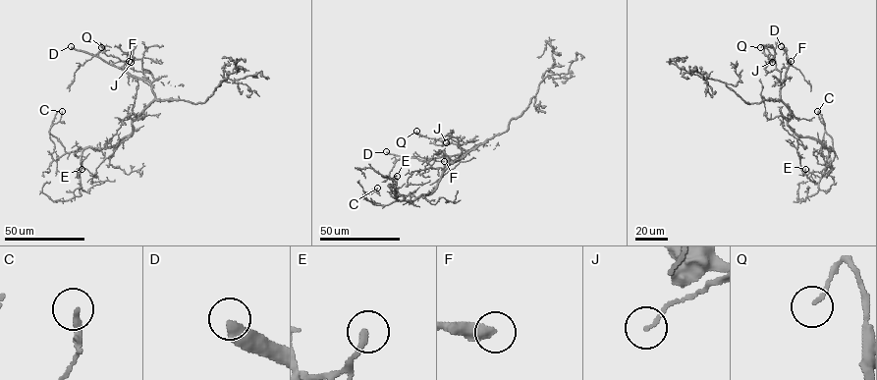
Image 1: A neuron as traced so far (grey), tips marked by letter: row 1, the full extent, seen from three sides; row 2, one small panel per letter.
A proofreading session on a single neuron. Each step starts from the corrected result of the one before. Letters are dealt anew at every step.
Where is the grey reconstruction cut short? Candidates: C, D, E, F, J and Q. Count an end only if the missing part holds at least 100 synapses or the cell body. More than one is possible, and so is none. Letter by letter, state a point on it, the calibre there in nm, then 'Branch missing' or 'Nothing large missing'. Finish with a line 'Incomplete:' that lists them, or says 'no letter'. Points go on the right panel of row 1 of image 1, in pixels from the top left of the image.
C: Place: (817, 111). Thickness 220 nm. Nothing large missing
D: Place: (781, 46). Thickness 420 nm. Branch missing
E: Place: (805, 169). Thickness 200 nm. Nothing large missing
F: Place: (791, 61). Thickness 420 nm. Nothing large missing
J: Place: (772, 62). Thickness 120 nm. Nothing large missing
Q: Place: (760, 47). Thickness 110 nm. Nothing large missing
Incomplete: D

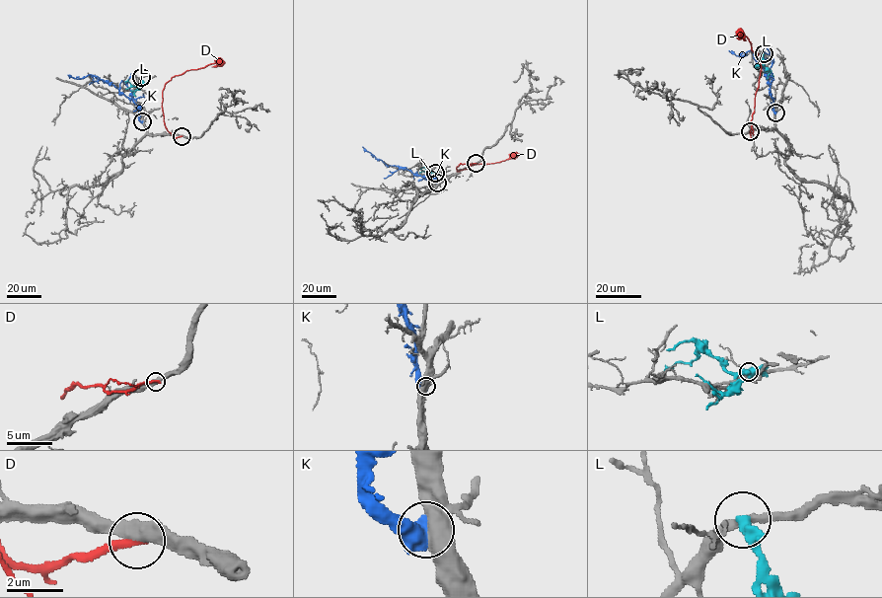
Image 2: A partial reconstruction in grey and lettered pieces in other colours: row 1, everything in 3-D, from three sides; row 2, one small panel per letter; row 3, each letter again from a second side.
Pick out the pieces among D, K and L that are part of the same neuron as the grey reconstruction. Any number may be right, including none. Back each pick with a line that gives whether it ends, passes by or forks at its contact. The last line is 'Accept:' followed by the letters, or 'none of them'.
Accept: none of them

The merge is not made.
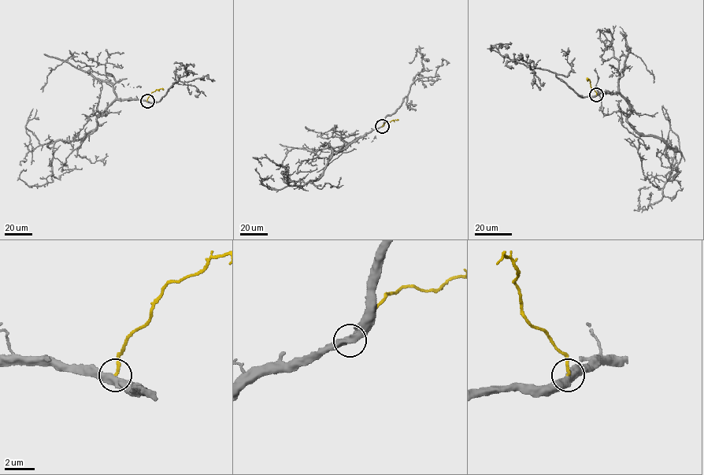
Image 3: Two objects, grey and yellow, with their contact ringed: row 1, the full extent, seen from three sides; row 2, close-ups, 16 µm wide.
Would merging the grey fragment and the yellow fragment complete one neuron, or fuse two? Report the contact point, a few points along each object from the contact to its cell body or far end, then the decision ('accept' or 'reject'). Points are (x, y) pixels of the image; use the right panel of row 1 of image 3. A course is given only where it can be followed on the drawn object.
(596, 94) | grey via (596, 94), (618, 93), (637, 131), (676, 147), (662, 198), (638, 208), (639, 190), (650, 186) | yellow via (596, 94), (590, 81), (587, 78), (587, 80) | reject

